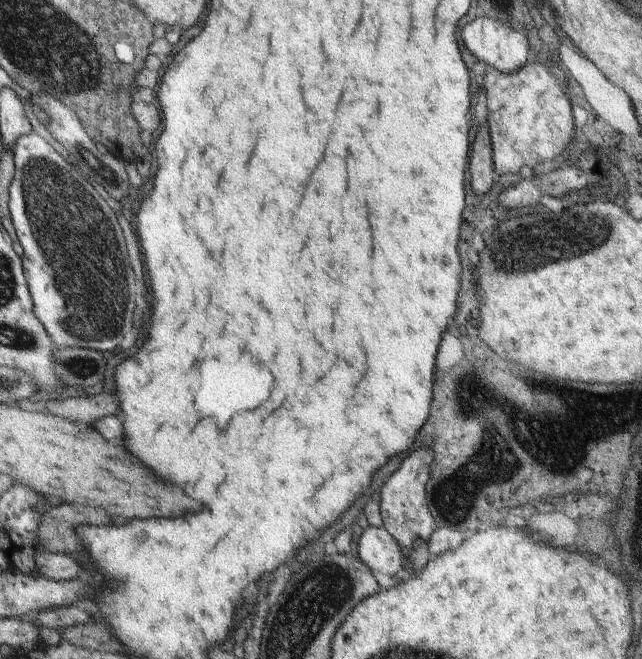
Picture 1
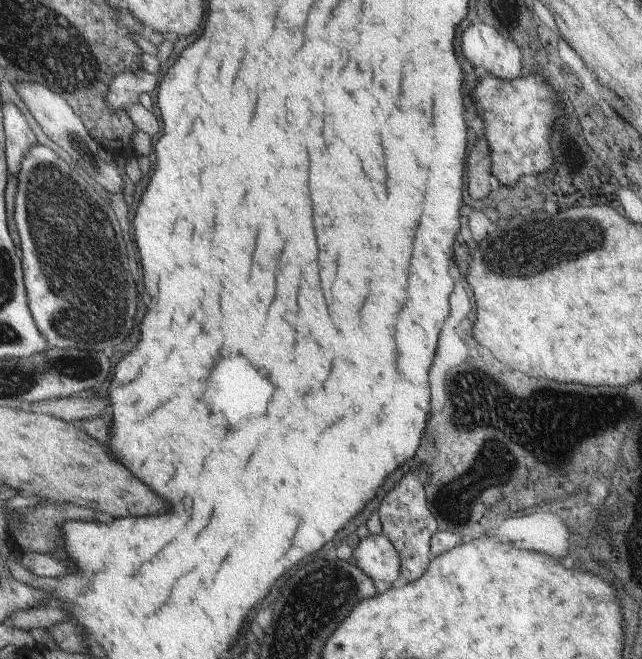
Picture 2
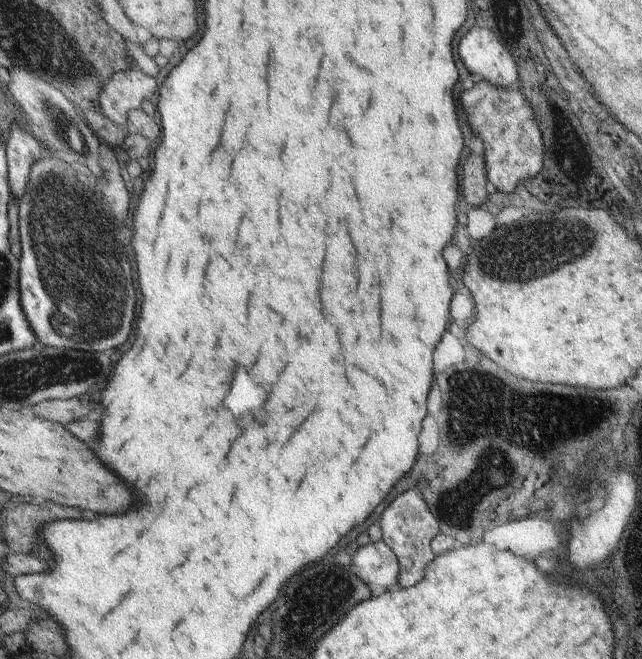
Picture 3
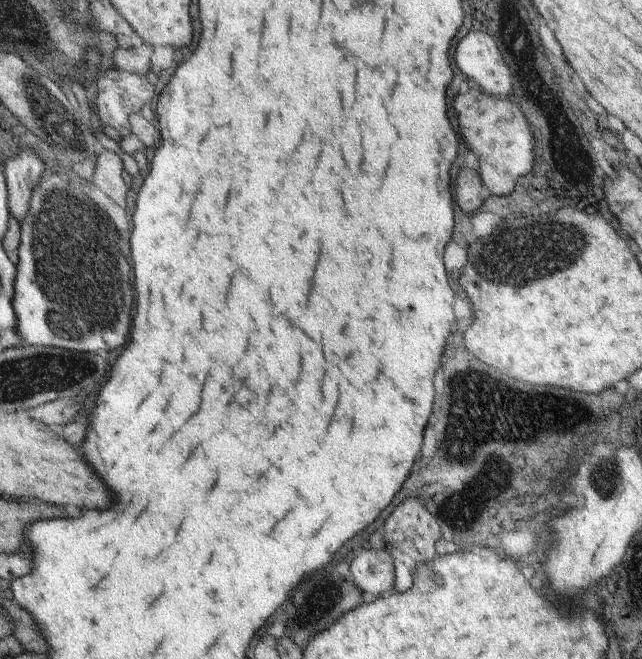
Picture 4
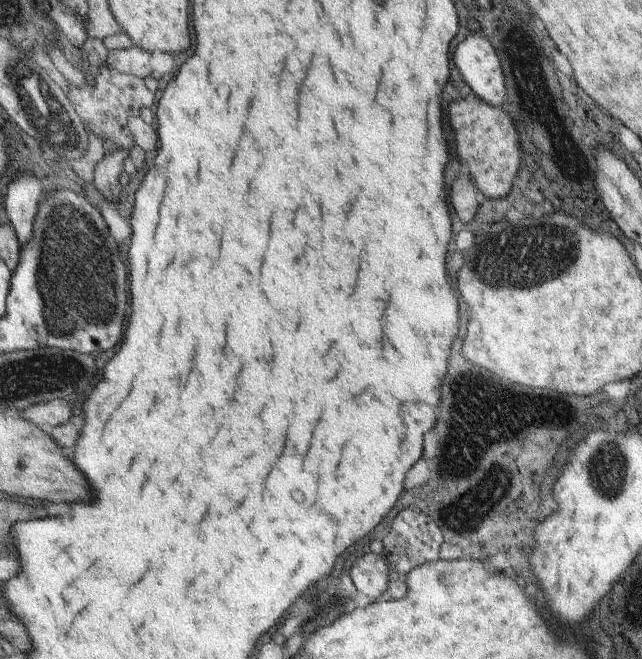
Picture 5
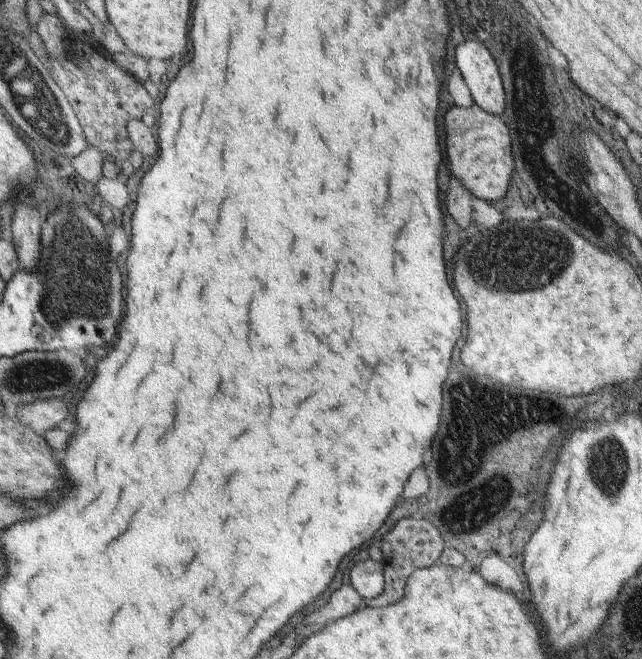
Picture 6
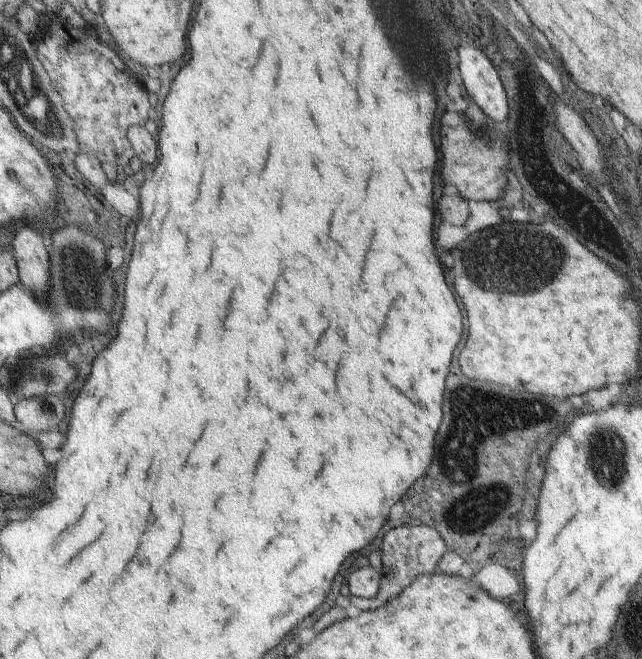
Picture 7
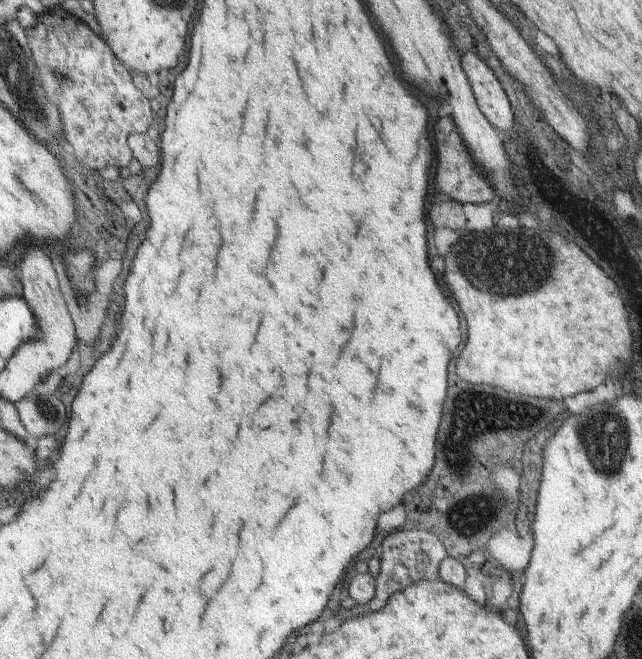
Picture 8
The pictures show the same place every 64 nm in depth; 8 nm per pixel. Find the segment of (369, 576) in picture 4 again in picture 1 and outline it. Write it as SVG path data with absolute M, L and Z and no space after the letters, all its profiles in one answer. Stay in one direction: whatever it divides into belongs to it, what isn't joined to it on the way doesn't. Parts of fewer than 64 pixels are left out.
M369 527L358 540L358 558L370 570L395 578L401 574L403 552L399 542L384 527Z

